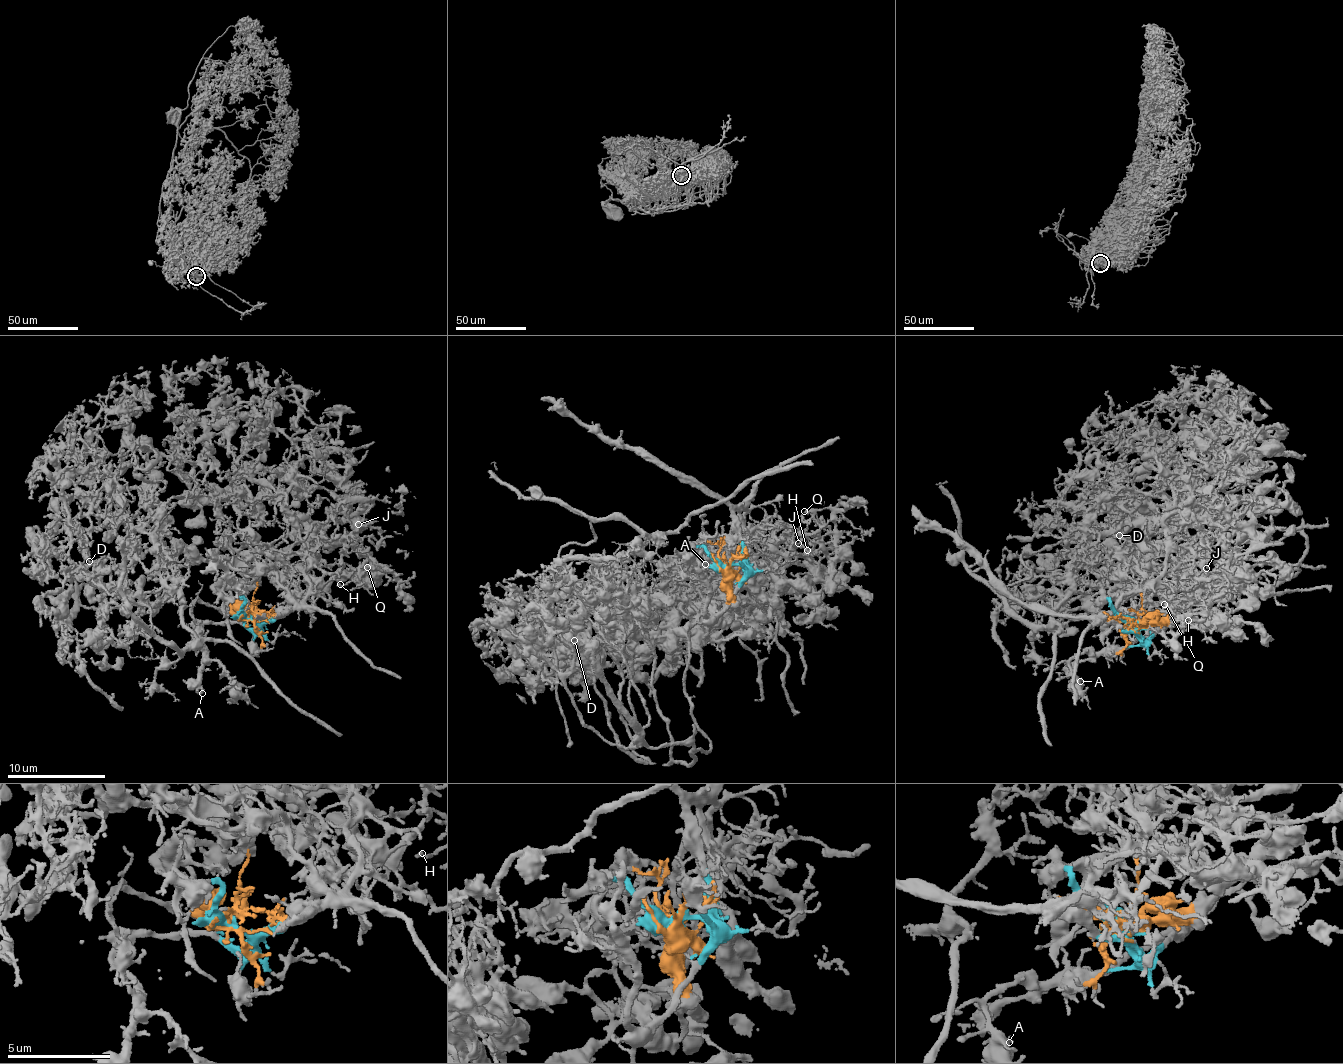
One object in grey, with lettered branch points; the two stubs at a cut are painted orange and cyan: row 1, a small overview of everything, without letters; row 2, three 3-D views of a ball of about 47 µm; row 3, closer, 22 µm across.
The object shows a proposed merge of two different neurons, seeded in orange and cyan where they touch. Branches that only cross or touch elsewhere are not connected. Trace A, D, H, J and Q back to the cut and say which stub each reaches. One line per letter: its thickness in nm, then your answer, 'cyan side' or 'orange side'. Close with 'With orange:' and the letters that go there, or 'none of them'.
A: 160 nm thick; cyan side
D: 200 nm thick; orange side
H: 170 nm thick; orange side
J: 150 nm thick; orange side
Q: 240 nm thick; orange side
With orange: D, H, J, Q

